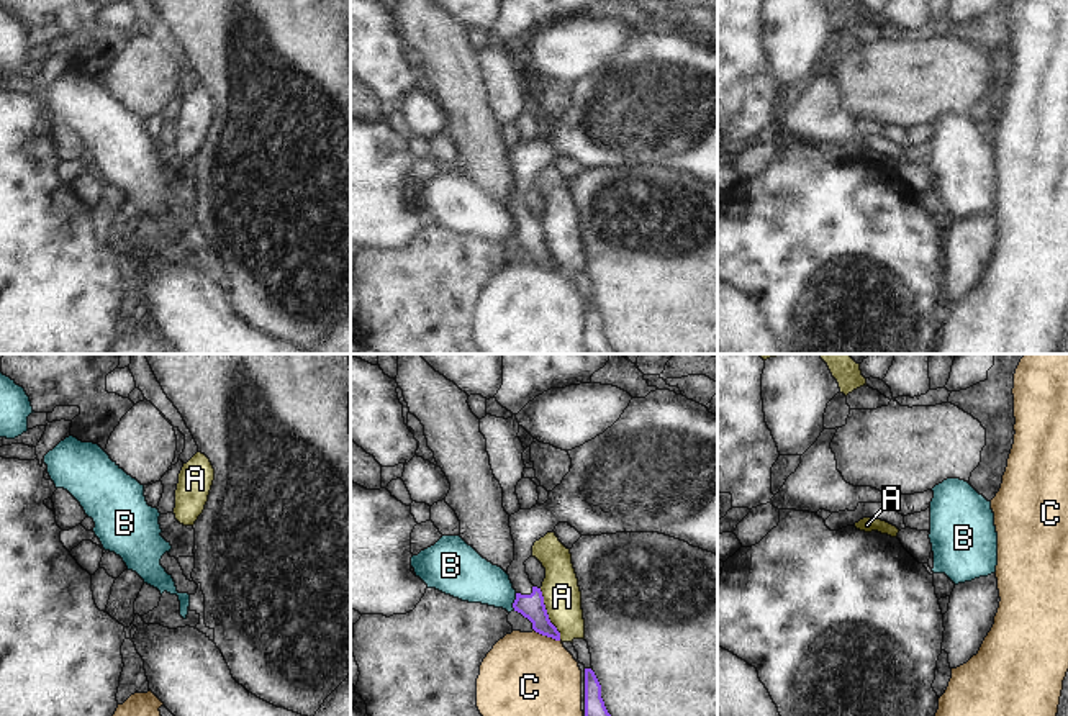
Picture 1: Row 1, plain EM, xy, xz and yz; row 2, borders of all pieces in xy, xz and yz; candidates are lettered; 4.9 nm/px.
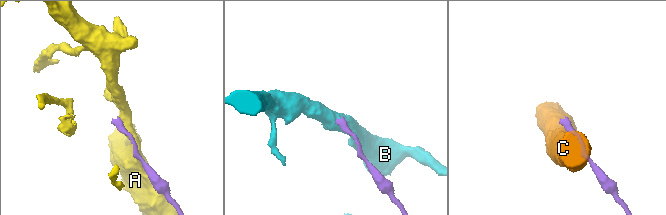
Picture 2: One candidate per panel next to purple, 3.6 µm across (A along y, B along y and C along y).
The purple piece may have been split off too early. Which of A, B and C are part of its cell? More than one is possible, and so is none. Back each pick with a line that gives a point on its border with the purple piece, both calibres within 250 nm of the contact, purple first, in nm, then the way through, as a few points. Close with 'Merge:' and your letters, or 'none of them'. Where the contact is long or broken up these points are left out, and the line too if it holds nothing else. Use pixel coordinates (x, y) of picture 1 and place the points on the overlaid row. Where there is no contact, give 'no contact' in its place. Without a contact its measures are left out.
Merge: none of them

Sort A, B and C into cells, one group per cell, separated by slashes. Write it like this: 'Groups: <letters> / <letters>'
Groups: A / B / C

